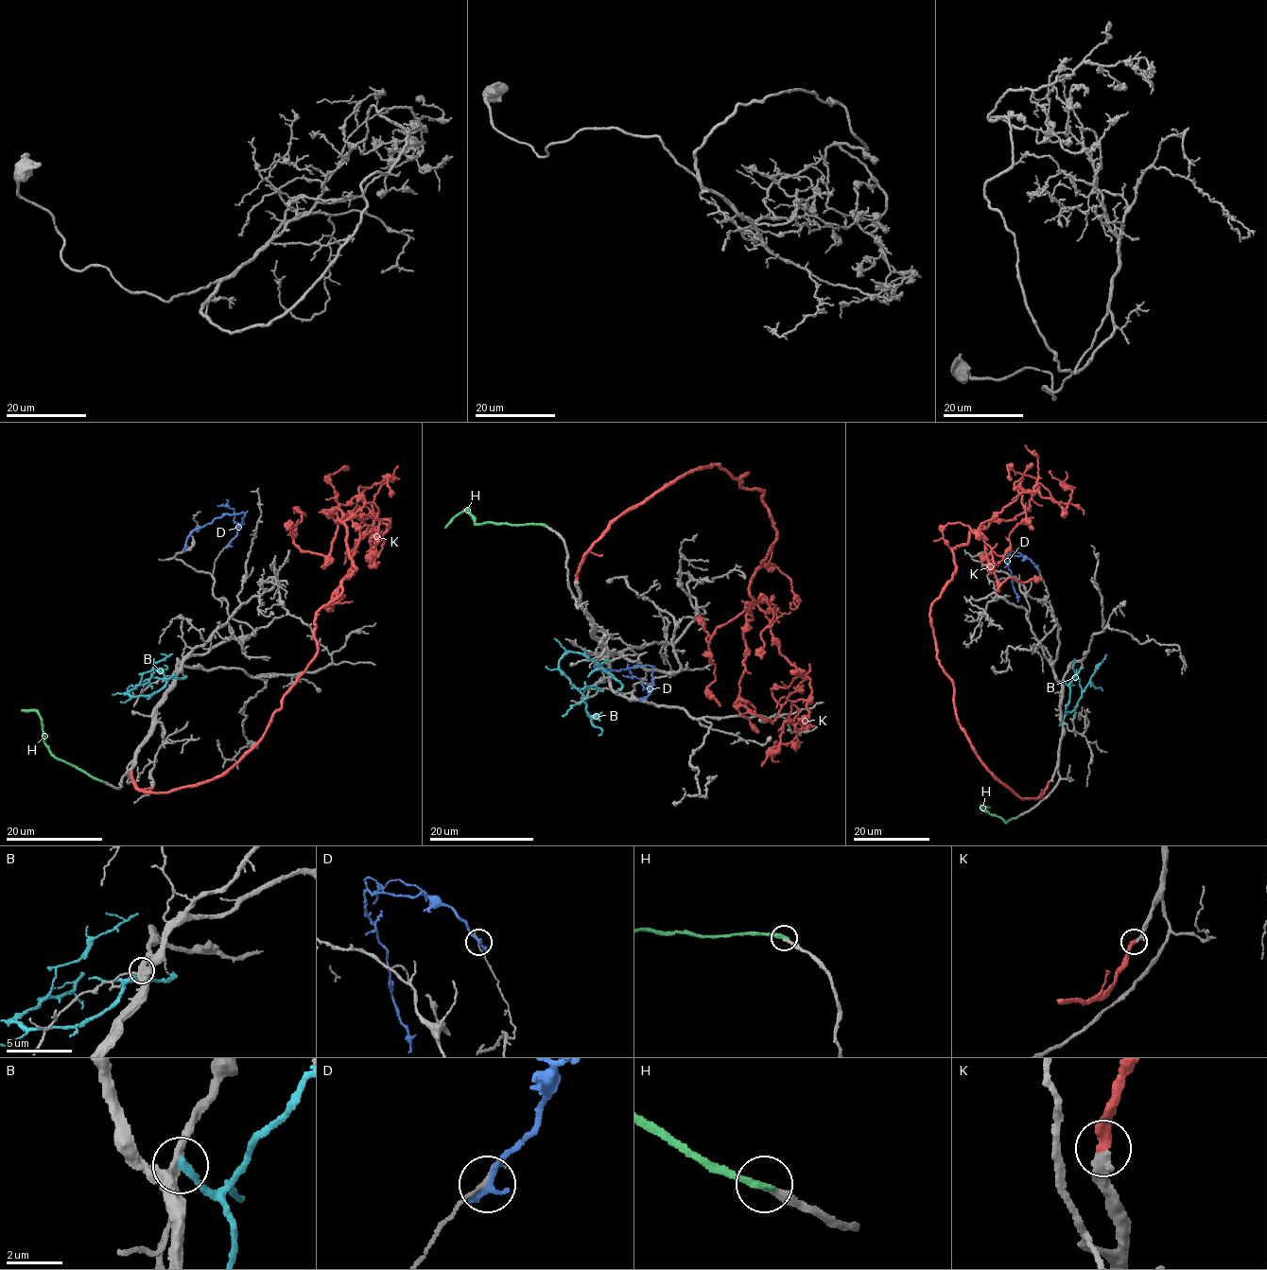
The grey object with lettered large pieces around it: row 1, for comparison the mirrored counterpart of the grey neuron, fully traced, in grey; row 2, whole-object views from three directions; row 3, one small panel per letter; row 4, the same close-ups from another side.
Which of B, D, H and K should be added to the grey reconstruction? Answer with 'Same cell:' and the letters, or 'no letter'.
Same cell: H, K

